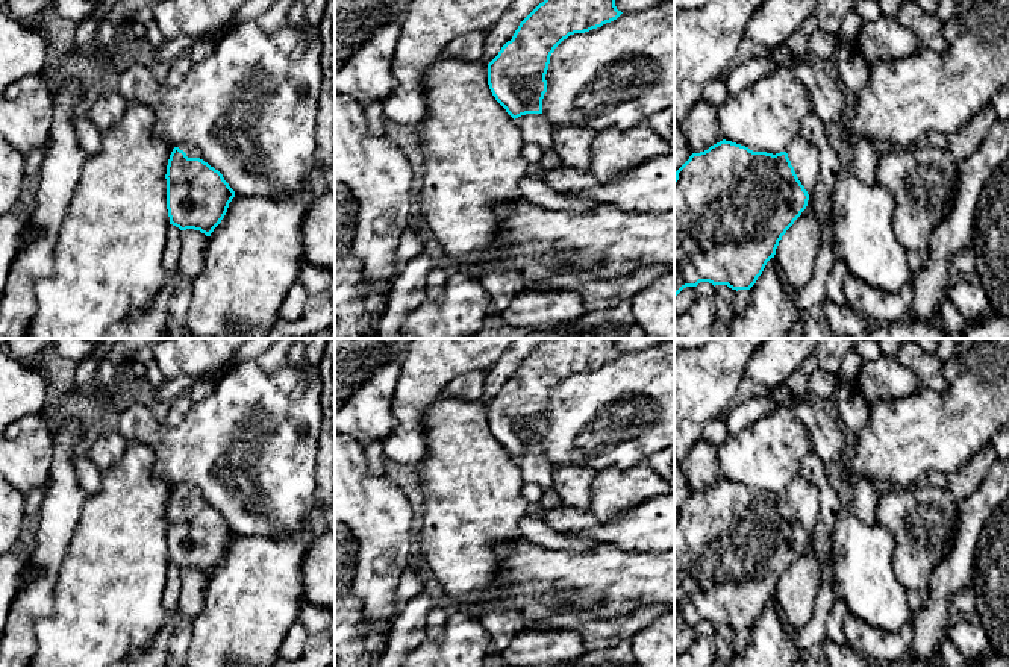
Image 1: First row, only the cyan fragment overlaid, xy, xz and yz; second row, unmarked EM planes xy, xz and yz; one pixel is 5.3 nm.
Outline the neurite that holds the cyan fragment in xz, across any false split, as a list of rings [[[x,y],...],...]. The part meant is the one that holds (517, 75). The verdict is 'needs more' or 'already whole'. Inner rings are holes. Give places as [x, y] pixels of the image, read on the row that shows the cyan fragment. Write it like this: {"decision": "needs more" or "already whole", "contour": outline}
{"decision": "needs more", "contour": [[[544,0],[488,64],[488,85],[515,120],[524,144],[553,152],[553,124],[542,114],[545,74],[554,49],[574,33],[617,20],[615,0]]]}

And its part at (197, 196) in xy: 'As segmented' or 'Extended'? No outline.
Extended

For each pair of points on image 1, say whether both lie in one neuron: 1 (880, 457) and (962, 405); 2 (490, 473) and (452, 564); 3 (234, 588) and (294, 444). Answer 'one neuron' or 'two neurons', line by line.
1: one neuron
2: one neuron
3: two neurons

